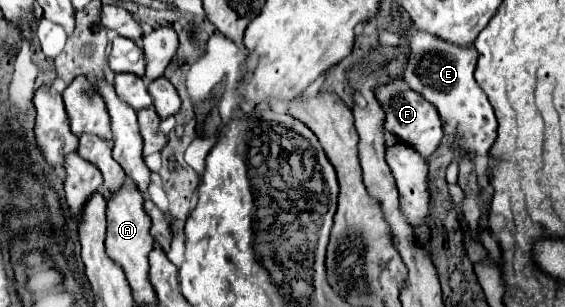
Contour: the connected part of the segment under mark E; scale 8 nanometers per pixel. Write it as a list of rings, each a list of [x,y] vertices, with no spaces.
[[[413,30],[407,34],[407,44],[409,44],[409,56],[407,56],[407,68],[403,74],[405,82],[415,92],[423,94],[423,98],[427,98],[437,106],[445,130],[451,126],[463,150],[481,158],[487,156],[489,148],[496,140],[498,123],[485,92],[477,88],[477,82],[473,78],[475,64],[477,64],[475,48],[451,46],[451,44],[445,44],[443,40],[437,40],[437,36],[431,36],[419,30]]]

